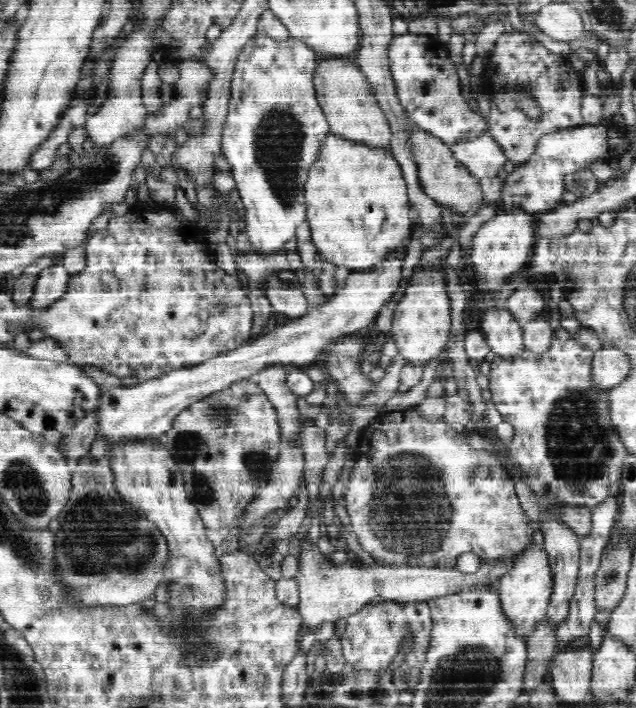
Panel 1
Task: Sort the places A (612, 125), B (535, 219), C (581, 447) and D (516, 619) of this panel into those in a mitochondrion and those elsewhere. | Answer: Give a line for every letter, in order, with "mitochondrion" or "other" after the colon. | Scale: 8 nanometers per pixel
A: other
B: other
C: mitochondrion
D: other

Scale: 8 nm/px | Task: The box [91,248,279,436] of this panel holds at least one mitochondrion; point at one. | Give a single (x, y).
(219, 412)

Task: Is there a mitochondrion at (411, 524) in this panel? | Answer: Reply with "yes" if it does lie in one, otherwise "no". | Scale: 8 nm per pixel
yes

